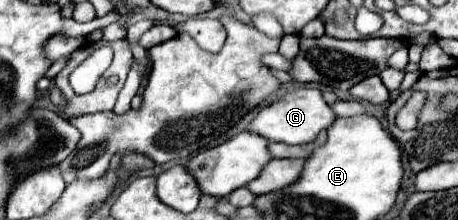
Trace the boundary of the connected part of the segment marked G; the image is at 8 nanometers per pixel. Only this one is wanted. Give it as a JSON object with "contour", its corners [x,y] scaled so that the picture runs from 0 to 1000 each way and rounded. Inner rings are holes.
{"contour":[[[653,400],[635,409],[596,473],[566,500],[566,518],[539,564],[539,600],[570,609],[592,645],[622,645],[622,655],[670,655],[683,645],[697,591],[710,591],[731,545],[731,518],[701,445],[701,418],[688,400]]]}

